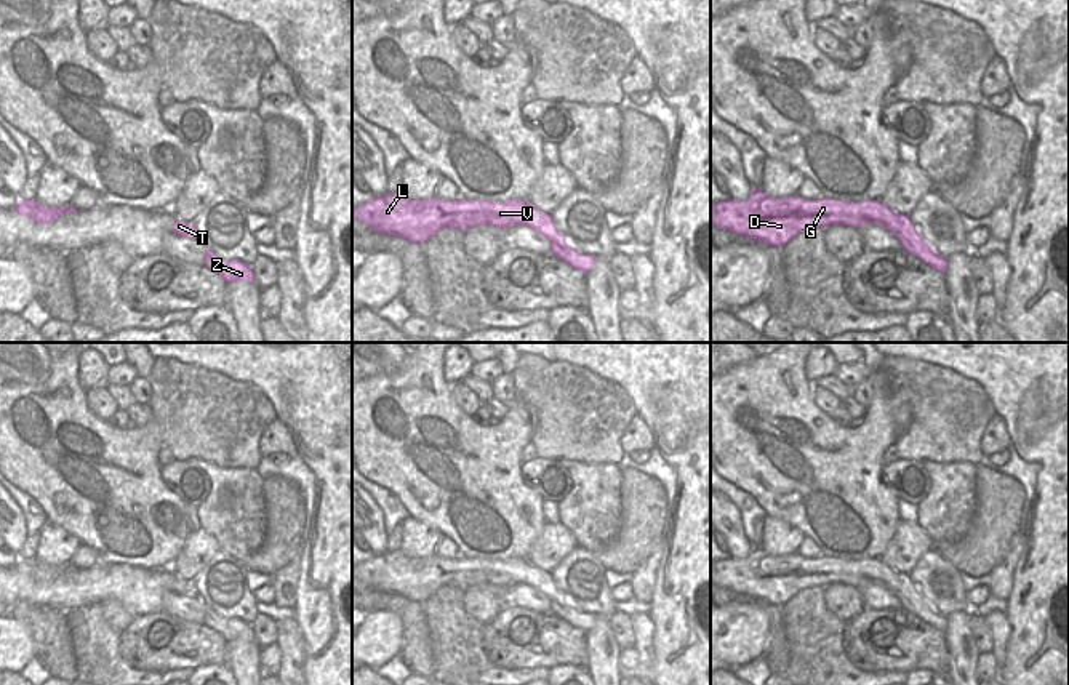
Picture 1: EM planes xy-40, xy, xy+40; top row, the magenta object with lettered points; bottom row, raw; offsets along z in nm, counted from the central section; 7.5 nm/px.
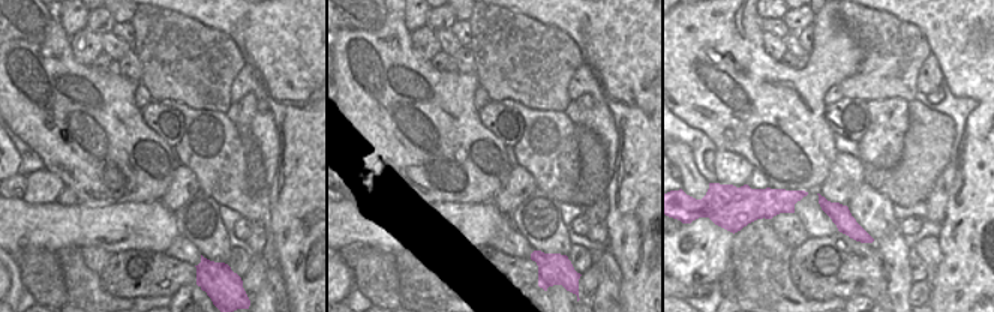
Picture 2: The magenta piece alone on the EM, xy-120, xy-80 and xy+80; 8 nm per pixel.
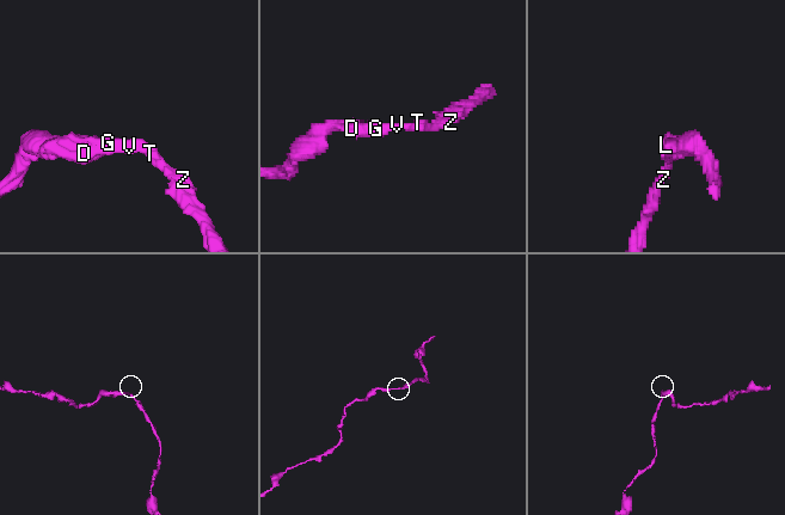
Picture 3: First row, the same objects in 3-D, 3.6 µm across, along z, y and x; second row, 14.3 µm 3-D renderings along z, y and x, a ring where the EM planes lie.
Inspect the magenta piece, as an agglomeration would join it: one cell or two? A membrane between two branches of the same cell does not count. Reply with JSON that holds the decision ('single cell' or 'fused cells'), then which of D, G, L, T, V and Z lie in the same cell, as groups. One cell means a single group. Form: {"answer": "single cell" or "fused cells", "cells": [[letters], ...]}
{"answer": "single cell", "cells": [["D", "G", "L", "T", "V", "Z"]]}

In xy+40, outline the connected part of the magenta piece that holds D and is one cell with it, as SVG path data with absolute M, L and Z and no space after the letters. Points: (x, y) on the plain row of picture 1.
M759 546L746 559L725 559L711 563L711 584L730 589L752 600L783 607L797 592L829 584L879 583L888 587L901 607L939 631L946 631L947 616L939 615L915 589L909 575L887 567L880 559L816 557L799 554L775 557Z

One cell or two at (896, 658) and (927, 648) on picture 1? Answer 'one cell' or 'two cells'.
one cell

